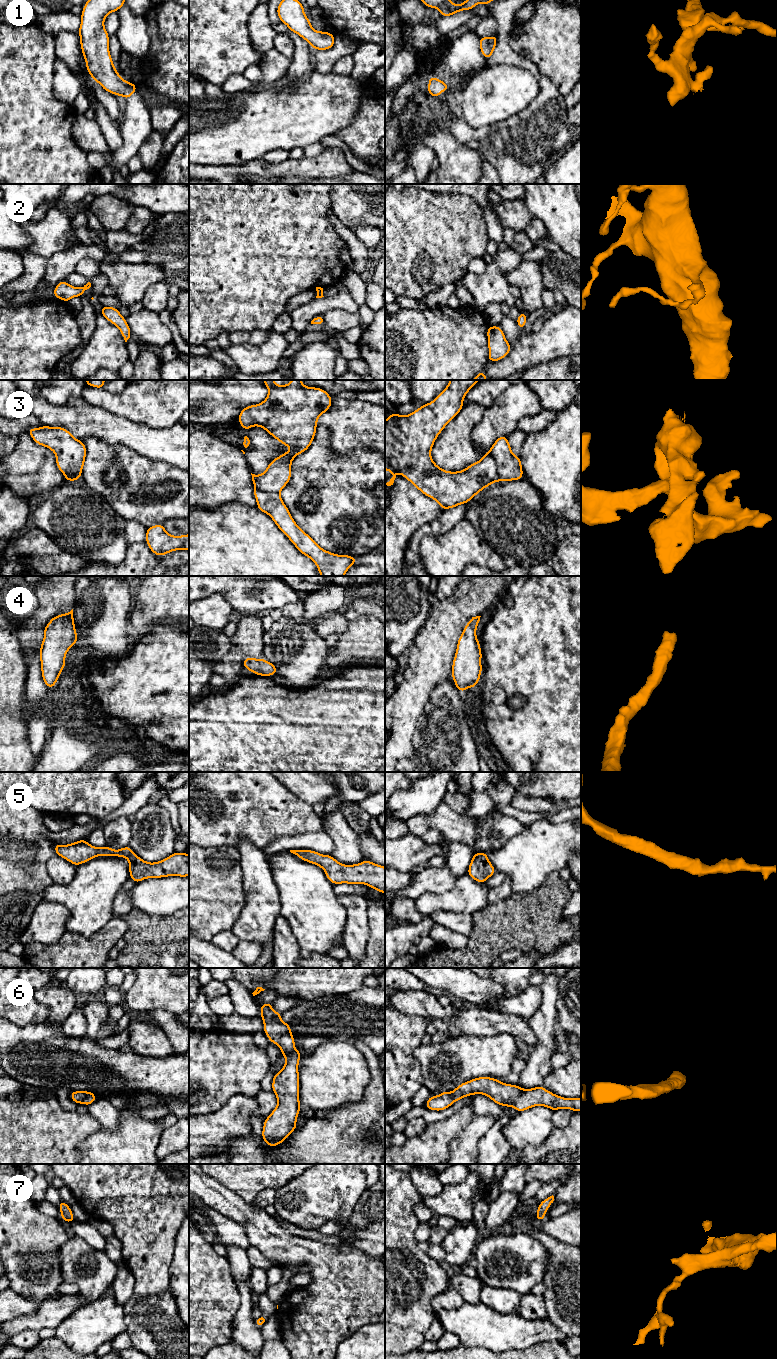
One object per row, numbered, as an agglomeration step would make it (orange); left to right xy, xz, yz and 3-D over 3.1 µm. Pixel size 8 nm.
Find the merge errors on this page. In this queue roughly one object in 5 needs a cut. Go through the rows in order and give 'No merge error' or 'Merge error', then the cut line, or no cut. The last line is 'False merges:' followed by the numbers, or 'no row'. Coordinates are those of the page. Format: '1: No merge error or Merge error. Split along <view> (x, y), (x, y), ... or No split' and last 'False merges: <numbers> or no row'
1: No merge error. No split
2: No merge error. No split
3: Merge error. Split along yz (488, 453), (496, 463), (498, 480)
4: No merge error. No split
5: No merge error. No split
6: No merge error. No split
7: No merge error. No split
False merges: 3

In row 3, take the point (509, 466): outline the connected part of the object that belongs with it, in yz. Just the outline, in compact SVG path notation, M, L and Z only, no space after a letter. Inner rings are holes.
M506 435L496 439L489 450L498 466L498 481L513 481L523 479L523 469L520 456L515 456Z

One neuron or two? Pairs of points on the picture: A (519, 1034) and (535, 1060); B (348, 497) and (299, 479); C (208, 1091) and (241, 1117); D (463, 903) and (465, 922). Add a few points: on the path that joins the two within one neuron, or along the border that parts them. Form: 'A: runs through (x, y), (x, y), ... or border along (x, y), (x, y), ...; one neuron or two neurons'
A: border along (528, 1025), (537, 1039), (537, 1042), (530, 1049); two neurons
B: runs through (336, 494), (328, 494), (311, 479); one neuron
C: border along (246, 1095), (232, 1095), (216, 1110), (203, 1114); two neurons
D: border along (441, 910), (471, 915); two neurons

